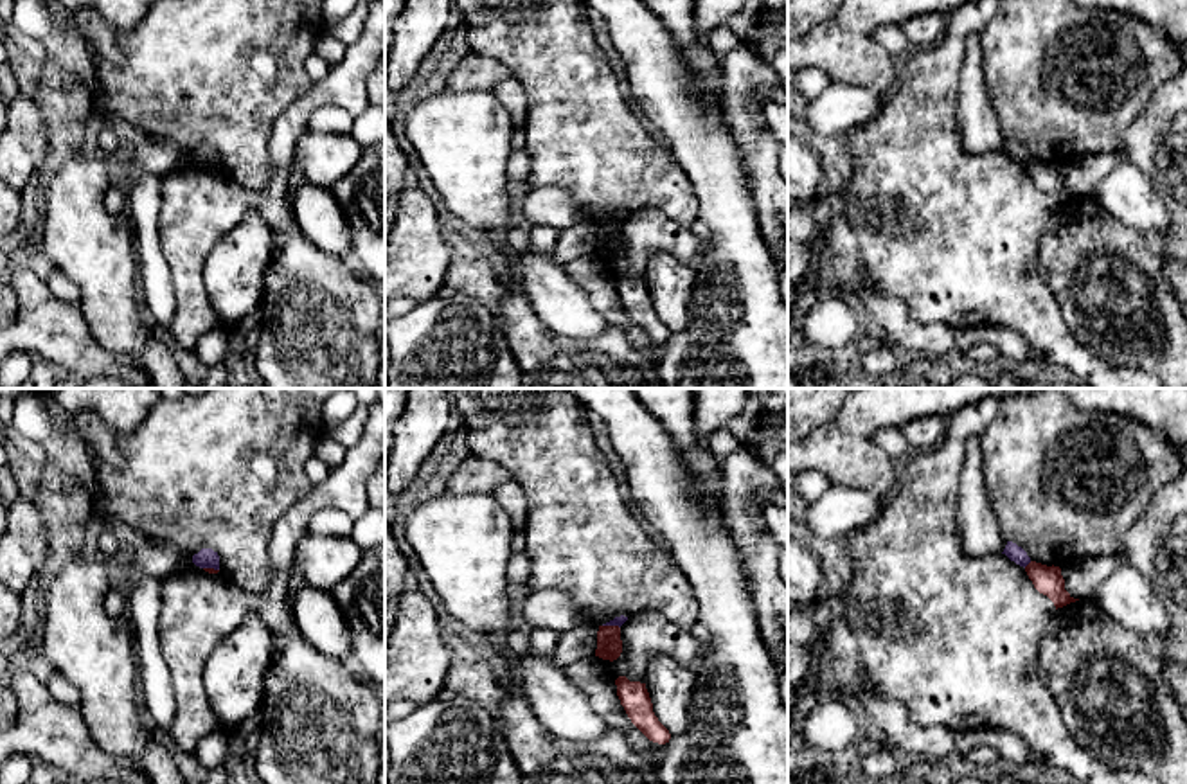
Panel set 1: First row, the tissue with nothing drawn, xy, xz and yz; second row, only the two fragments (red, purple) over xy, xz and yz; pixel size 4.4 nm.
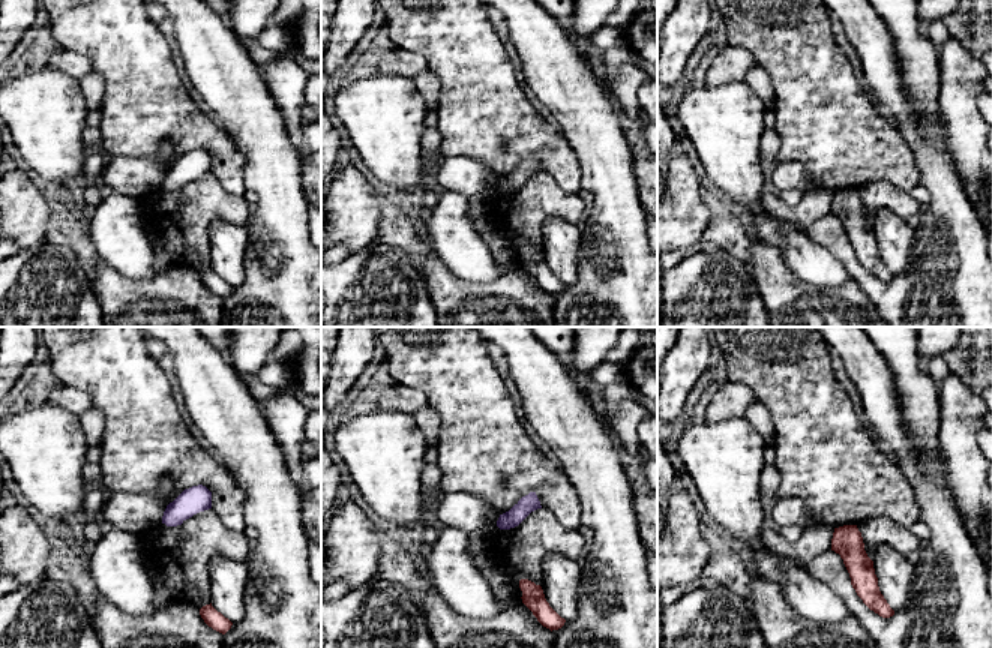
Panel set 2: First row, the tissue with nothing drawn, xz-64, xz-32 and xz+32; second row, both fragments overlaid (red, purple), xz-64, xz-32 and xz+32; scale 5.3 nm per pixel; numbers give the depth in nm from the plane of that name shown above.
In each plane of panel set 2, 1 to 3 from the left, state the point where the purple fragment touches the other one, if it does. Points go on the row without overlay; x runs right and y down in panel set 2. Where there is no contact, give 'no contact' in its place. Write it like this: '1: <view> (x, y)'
1: no contact
2: no contact
3: no contact

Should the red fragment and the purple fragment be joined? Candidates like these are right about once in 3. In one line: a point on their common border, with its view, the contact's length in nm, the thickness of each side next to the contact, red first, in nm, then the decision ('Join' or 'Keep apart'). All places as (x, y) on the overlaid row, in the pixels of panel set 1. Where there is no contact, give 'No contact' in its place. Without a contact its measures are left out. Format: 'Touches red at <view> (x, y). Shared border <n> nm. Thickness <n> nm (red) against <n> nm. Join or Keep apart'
Touches red at yz (1029, 563). Shared border 50 nm. Thickness 130 nm (red) against 70 nm. Keep apart

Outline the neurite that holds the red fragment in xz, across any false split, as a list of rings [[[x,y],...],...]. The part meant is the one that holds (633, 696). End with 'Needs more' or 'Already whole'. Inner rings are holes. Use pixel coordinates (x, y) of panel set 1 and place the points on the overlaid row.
[[[626,676],[615,680],[617,696],[631,723],[653,743],[665,744],[671,739],[669,730],[653,712],[653,703],[646,683],[629,682]]]. Already whole

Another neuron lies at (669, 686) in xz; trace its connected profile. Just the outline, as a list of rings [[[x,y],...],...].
[[[656,655],[646,671],[646,689],[653,712],[671,735],[683,735],[689,728],[689,705],[696,674],[669,656]]]

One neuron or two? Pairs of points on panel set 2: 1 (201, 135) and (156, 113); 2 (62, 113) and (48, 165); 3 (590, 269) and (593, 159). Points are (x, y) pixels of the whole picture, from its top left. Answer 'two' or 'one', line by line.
1: one
2: one
3: one

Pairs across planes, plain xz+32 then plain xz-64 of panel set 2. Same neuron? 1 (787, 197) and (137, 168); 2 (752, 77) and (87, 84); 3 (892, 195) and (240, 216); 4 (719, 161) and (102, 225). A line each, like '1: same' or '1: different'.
1: different
2: same
3: same
4: different

